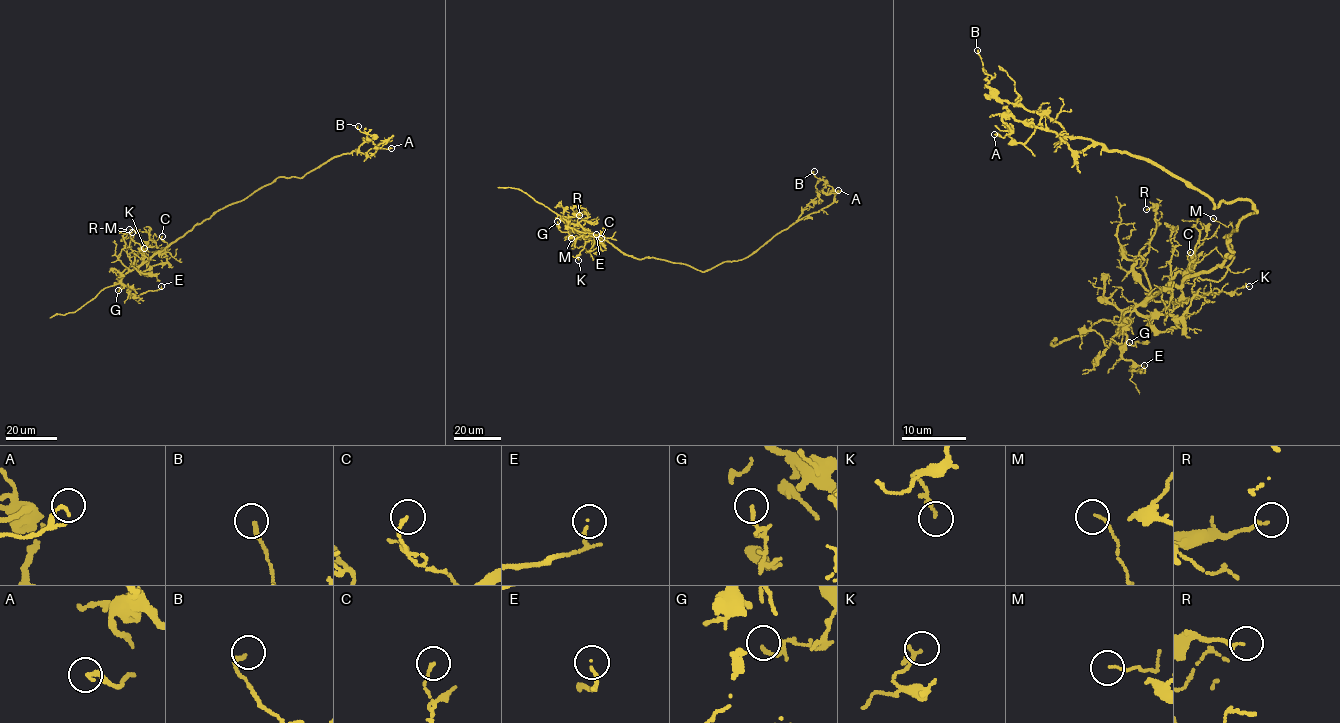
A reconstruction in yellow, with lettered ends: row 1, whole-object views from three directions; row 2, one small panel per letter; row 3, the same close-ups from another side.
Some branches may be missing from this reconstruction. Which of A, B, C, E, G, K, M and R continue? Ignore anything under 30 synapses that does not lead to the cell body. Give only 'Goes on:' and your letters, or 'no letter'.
Goes on: no letter

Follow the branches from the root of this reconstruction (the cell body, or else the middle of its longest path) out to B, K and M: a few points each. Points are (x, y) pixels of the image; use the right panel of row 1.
B: (1238, 228), (1256, 211), (1252, 203), (1214, 208), (1148, 162), (1008, 103), (987, 85), (977, 50)
K: (1238, 228), (1228, 235), (1234, 251), (1226, 259), (1157, 291), (1136, 310), (1169, 315), (1193, 298), (1249, 286)
M: (1238, 228), (1226, 259), (1146, 302), (1179, 271), (1224, 276), (1234, 228), (1213, 218)

